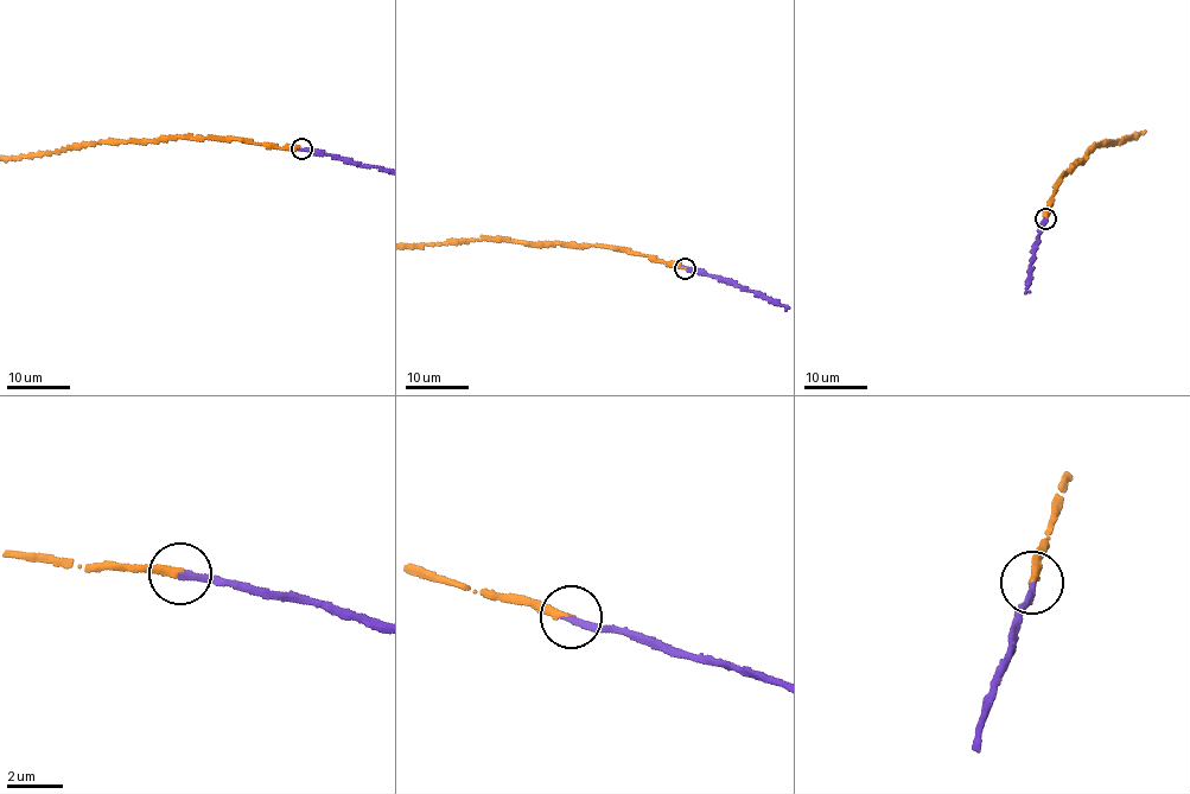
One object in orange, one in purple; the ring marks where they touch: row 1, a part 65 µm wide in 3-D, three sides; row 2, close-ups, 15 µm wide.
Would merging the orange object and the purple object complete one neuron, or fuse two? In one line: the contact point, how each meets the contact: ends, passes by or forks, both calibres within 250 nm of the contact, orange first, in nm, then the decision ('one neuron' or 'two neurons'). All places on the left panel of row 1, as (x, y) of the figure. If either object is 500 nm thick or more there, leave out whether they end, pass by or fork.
place (301, 148); orange ends; purple ends; calibres 280 and 260 nm; one neuron

